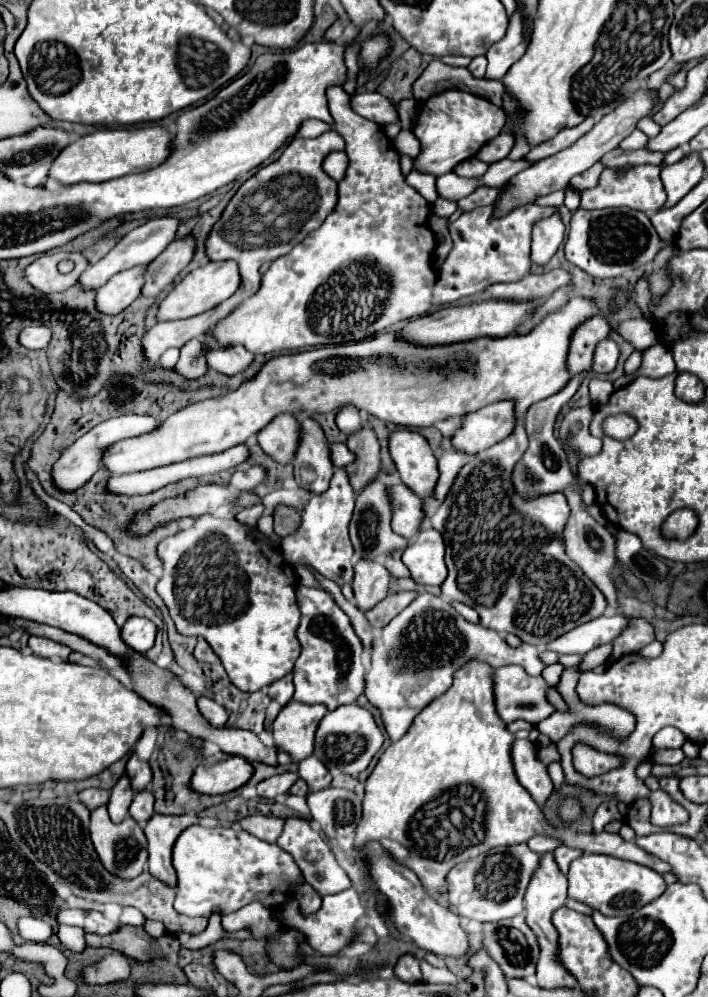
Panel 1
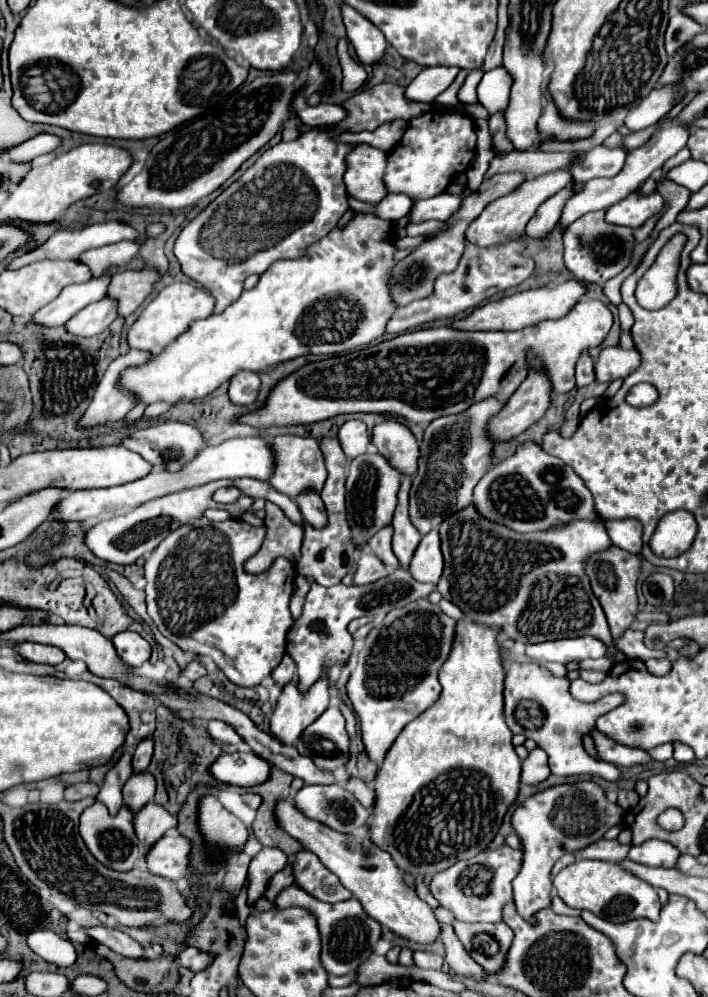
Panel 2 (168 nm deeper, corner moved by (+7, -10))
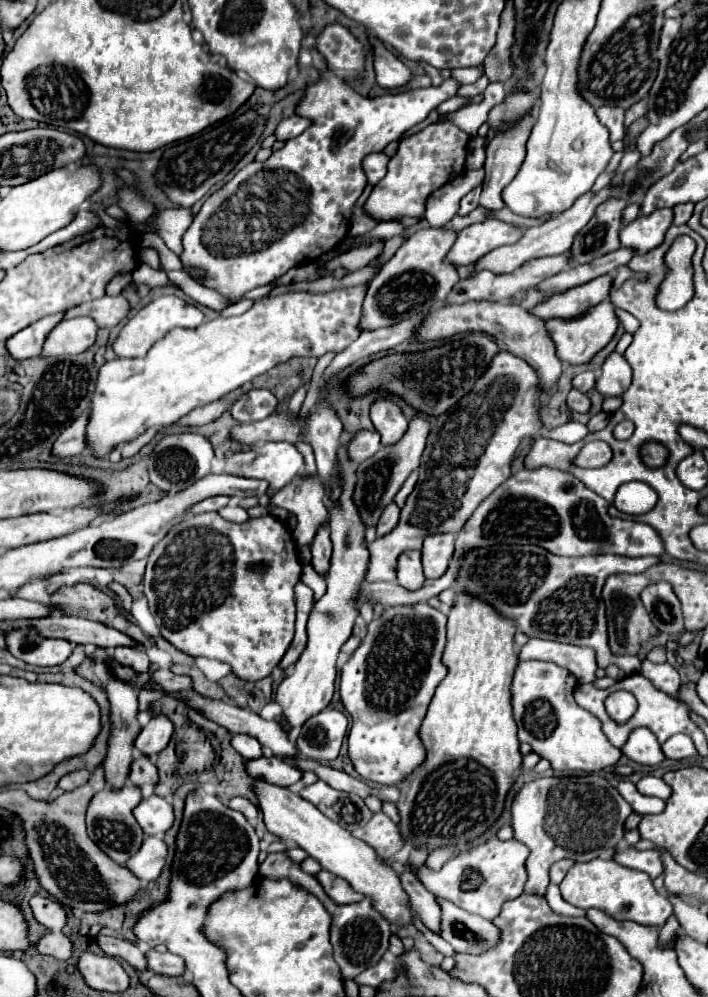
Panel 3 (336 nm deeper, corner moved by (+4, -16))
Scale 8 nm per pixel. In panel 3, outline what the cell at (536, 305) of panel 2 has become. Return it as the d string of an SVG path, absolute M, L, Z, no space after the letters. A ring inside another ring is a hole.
M612 276L594 278L582 286L570 288L562 294L554 294L550 300L540 302L532 308L532 314L548 320L548 318L574 318L586 312L588 308L600 304L610 296Z

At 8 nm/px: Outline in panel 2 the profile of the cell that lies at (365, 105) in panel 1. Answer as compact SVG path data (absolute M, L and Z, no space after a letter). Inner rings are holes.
M317 104L317 106L305 106L299 110L299 118L305 126L323 126L323 124L339 124L343 118L347 118L347 110L343 106L335 104Z

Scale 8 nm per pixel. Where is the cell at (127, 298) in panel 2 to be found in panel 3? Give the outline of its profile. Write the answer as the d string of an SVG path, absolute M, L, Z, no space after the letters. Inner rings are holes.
M118 294L118 296L104 296L98 300L84 302L68 310L64 314L64 320L76 318L76 316L90 316L98 324L98 328L112 328L120 320L124 320L126 314L128 314L128 302L124 300L122 294Z

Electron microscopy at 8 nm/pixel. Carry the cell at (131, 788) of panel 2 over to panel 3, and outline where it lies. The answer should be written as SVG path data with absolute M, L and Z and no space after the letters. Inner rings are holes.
M138 756L132 764L130 764L130 782L136 786L144 786L144 784L156 784L158 782L158 772L156 766L152 764L152 760L148 756Z

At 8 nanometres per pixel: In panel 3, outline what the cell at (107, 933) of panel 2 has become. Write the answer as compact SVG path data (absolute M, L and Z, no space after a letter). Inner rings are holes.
M150 950L146 956L148 956L150 970L154 970L156 974L164 974L164 976L184 976L186 974L184 960L172 952L160 954L160 952Z

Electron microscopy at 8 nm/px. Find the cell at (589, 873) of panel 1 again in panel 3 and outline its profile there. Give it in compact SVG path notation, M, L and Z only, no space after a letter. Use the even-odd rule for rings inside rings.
M594 858L592 862L576 862L560 884L562 898L578 908L598 908L608 912L616 920L632 920L644 926L664 926L674 914L668 898L660 896L652 886L652 880L632 868L624 868L614 860Z

